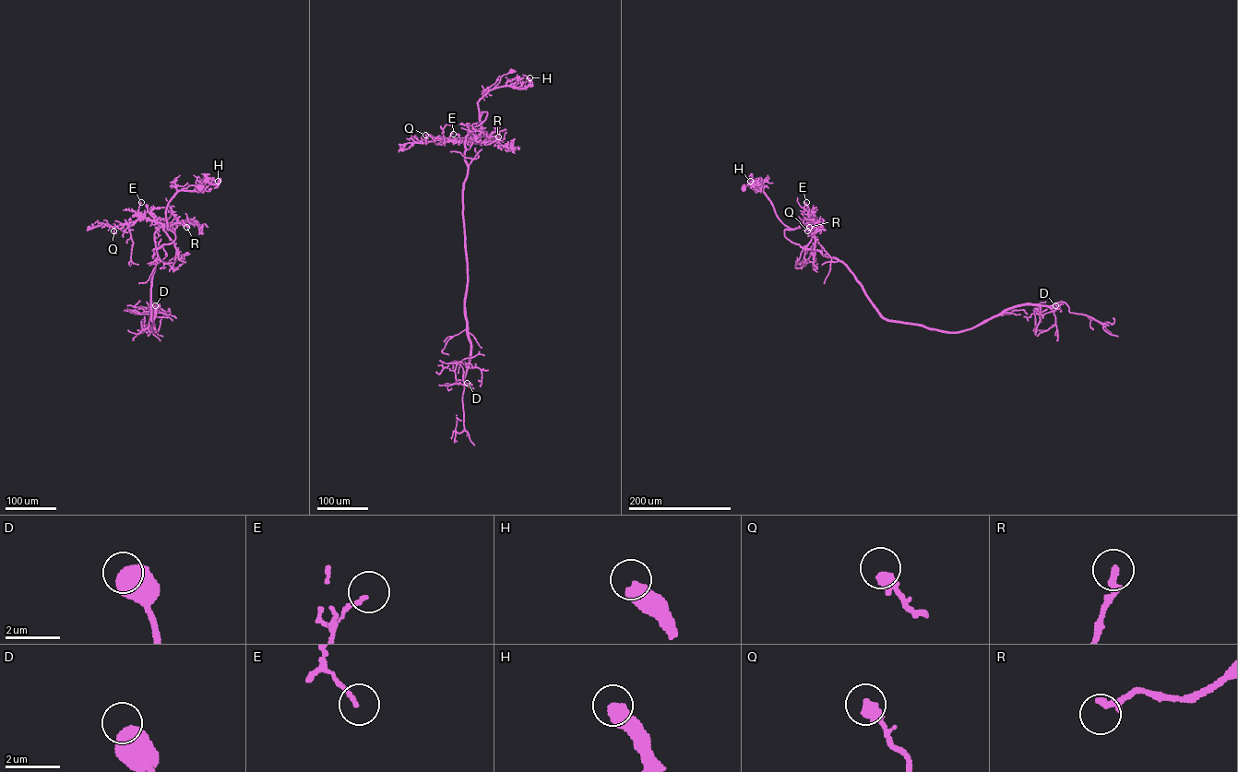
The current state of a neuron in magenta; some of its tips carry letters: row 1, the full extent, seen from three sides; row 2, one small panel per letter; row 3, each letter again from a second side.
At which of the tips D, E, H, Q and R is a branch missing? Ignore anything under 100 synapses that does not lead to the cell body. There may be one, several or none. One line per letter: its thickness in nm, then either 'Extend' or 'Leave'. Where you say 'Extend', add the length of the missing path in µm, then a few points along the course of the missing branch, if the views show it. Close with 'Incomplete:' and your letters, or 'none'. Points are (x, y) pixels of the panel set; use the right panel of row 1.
D: Thickness 650 nm. Leave
E: Thickness 130 nm. Leave
H: Thickness 600 nm. Extend. Missing length about 15 µm
Q: Thickness 440 nm. Leave
R: Thickness 280 nm. Leave
Incomplete: H

